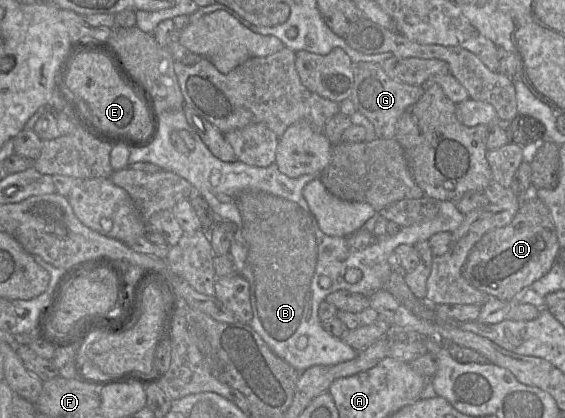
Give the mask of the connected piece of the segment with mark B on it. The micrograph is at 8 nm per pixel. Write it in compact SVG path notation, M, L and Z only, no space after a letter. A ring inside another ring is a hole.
M182 110L159 114L159 132L154 142L147 147L130 151L128 164L136 162L150 162L184 178L206 199L215 213L215 224L229 220L237 225L229 253L236 272L250 284L253 318L249 324L277 356L299 372L314 365L335 365L350 361L358 354L323 328L318 309L329 294L346 290L370 297L386 287L392 272L388 259L399 245L414 246L418 241L429 240L436 233L452 233L465 218L458 211L455 202L436 201L439 211L435 218L401 227L395 235L378 237L365 249L350 249L346 237L328 236L321 231L303 196L304 187L320 175L306 174L290 178L275 163L268 167L258 167L238 160L223 162L192 131ZM175 130L191 132L195 140L193 151L183 154L175 148L170 140L170 135ZM348 268L356 268L362 272L358 282L348 283L345 280ZM321 276L327 276L331 280L328 289L319 286ZM301 336L308 338L308 344L303 350L297 348L297 341Z

